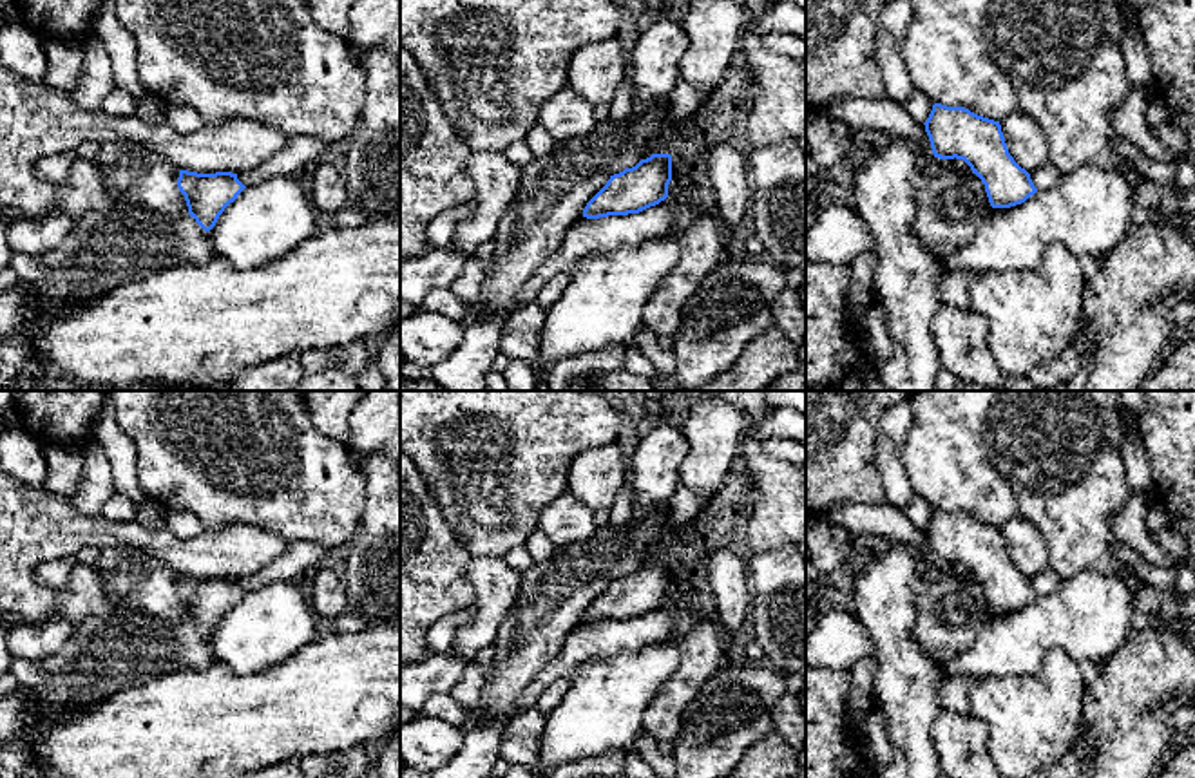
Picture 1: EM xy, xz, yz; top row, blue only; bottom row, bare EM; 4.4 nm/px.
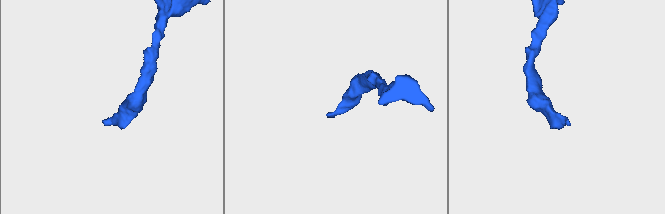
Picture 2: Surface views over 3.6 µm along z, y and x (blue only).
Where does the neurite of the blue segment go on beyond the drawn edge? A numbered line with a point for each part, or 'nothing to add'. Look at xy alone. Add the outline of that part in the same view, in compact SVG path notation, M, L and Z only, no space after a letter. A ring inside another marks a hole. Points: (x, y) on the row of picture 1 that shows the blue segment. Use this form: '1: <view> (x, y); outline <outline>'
1: xy (105, 248); outline M114 203L109 210L94 210L74 221L63 242L36 257L49 275L24 284L38 297L29 311L29 322L65 313L72 306L91 302L116 286L147 279L168 268L201 264L214 257L214 246L194 217L168 217L136 204Z

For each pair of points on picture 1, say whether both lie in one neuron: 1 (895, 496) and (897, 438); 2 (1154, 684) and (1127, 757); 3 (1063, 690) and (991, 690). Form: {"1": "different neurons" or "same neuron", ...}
{"1": "same neuron", "2": "same neuron", "3": "same neuron"}

